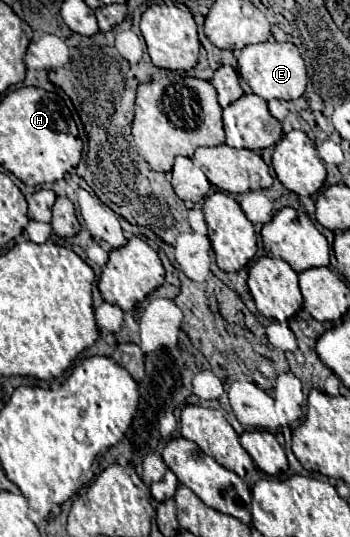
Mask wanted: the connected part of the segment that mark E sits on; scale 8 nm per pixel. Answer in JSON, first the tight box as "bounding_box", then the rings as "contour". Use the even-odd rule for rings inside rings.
{"bounding_box":[238,42,306,100],"contour":[[[262,42],[246,46],[238,58],[238,74],[242,78],[242,88],[246,94],[258,94],[264,100],[296,100],[306,90],[306,68],[298,48],[290,42]]]}

